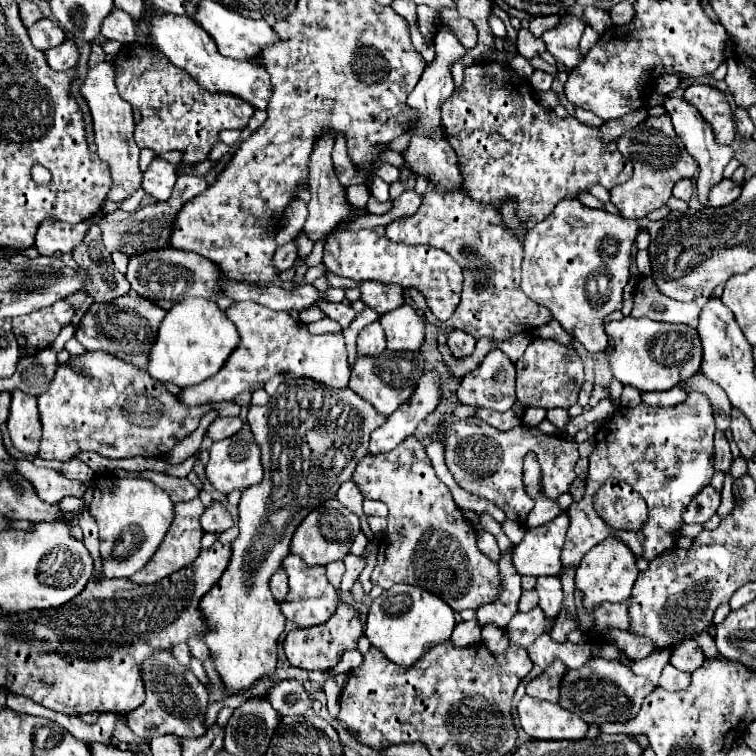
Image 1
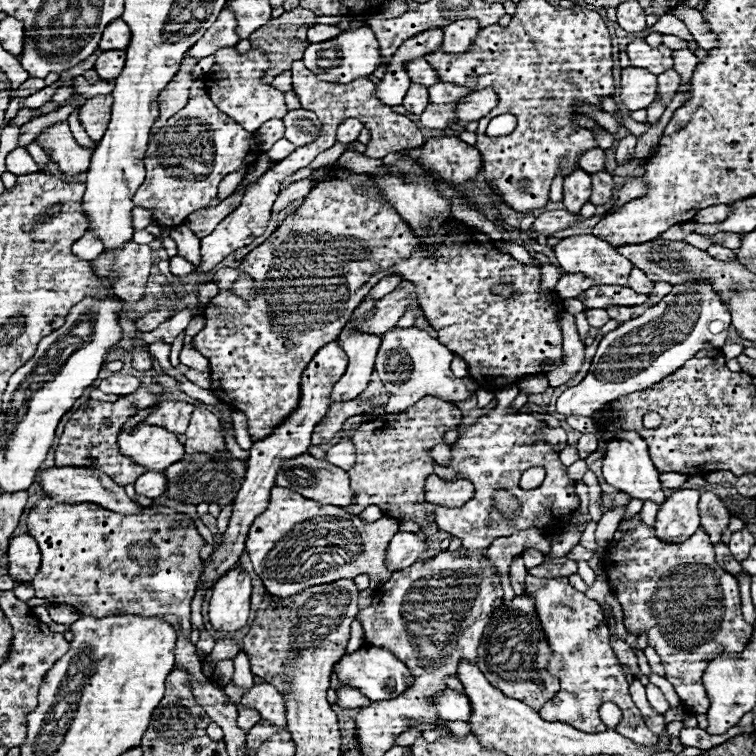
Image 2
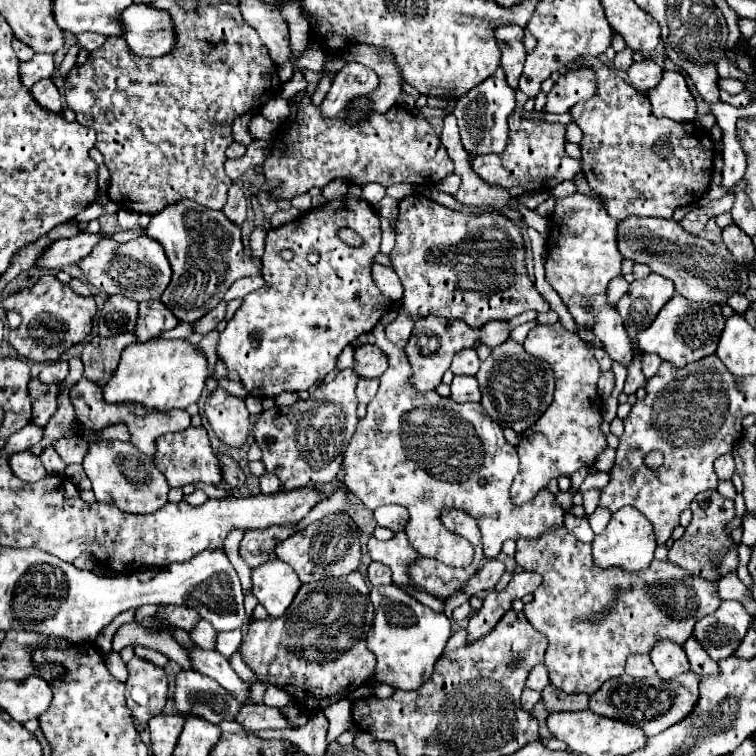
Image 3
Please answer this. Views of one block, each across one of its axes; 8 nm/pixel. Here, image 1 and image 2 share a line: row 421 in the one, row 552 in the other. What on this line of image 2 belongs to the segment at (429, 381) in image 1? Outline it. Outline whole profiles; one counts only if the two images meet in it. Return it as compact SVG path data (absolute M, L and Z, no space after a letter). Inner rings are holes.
M396 532L386 550L386 564L390 570L404 570L412 566L428 546L430 540L422 540L414 532Z

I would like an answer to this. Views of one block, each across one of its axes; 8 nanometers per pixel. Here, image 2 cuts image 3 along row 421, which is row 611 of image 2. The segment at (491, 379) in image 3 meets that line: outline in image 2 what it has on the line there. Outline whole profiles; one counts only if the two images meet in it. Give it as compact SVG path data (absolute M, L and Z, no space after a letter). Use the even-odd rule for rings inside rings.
M522 594L516 596L510 606L502 606L492 614L492 620L488 628L484 628L484 636L480 640L478 666L494 688L540 710L558 692L556 676L546 670L550 656L552 650L538 620L534 600L528 598L528 594Z

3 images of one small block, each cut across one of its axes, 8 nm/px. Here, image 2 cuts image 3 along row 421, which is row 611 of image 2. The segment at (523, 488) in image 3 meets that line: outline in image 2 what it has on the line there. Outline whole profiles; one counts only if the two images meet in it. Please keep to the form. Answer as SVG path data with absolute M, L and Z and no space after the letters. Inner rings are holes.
M526 576L526 592L536 602L536 612L540 616L542 630L548 636L552 658L548 662L548 672L560 678L558 694L540 708L540 716L544 720L564 720L582 732L604 732L608 726L600 720L598 708L604 702L614 702L622 710L622 720L614 726L614 730L636 744L654 744L658 736L654 736L640 716L640 710L634 706L628 694L626 676L612 652L610 634L606 626L606 618L602 608L590 600L586 594L578 592L570 586L568 578L536 578Z

